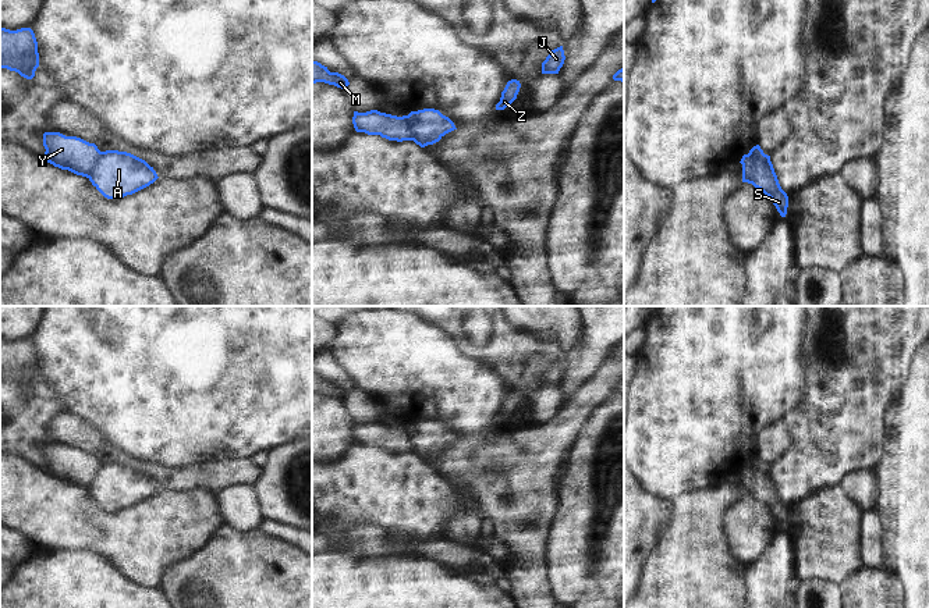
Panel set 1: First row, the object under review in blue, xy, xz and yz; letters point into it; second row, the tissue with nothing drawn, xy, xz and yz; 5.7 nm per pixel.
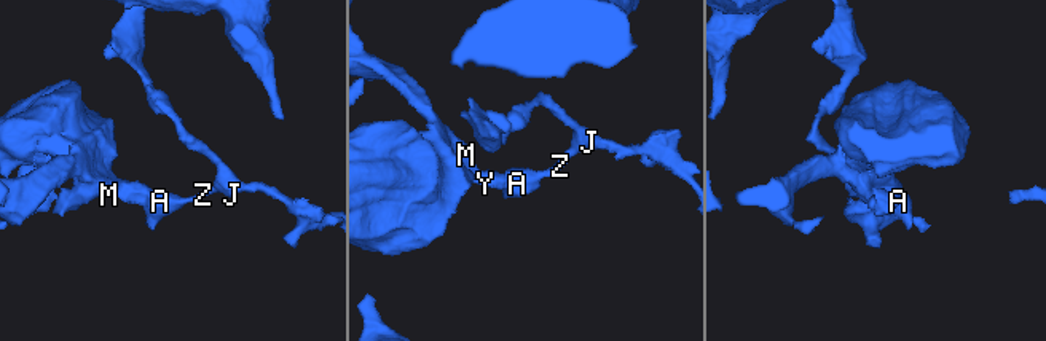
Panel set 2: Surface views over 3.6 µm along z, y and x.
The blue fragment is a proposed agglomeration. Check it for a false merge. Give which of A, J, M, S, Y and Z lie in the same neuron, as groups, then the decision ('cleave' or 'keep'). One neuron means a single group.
A J S Z / M Y; cleave

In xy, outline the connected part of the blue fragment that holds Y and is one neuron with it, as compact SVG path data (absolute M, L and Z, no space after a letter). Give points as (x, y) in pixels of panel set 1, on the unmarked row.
M45 444L43 458L47 474L86 490L102 465L95 455L60 444Z

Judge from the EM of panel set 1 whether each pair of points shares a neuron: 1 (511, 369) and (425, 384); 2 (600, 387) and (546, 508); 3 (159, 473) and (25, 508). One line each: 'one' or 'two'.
1: two
2: one
3: two

